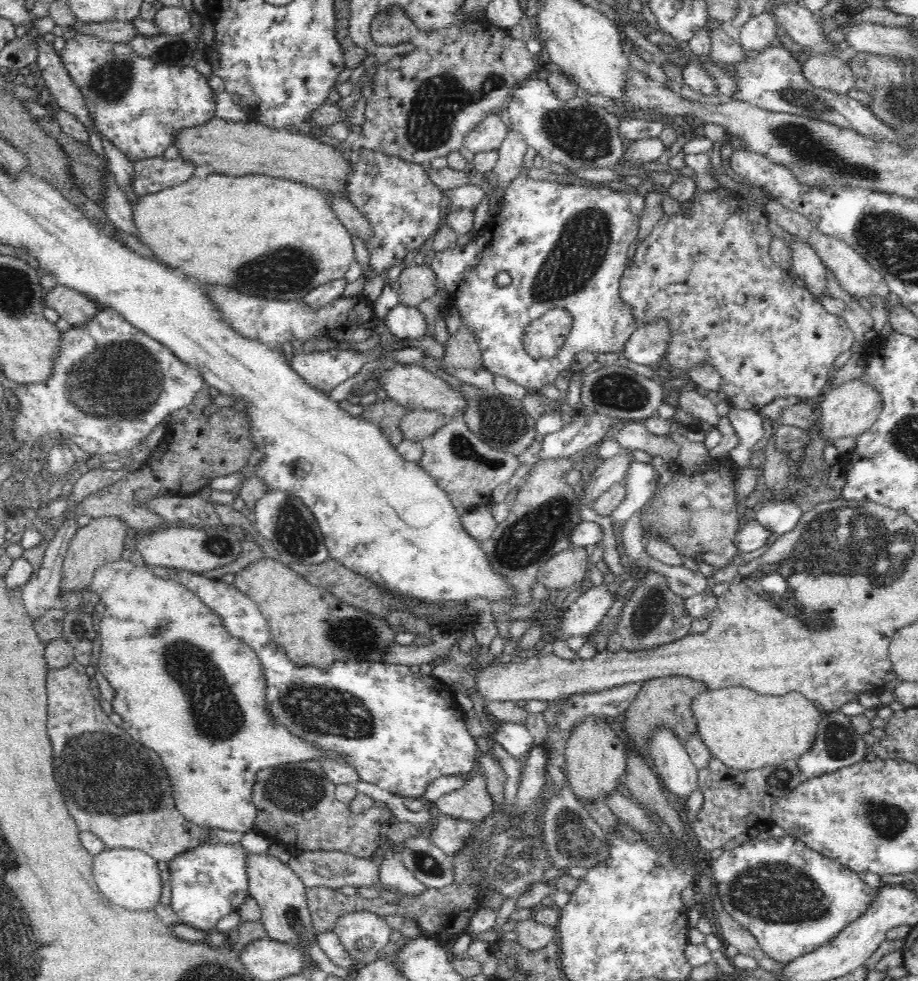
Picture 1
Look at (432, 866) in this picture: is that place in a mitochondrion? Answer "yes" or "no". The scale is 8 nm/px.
yes

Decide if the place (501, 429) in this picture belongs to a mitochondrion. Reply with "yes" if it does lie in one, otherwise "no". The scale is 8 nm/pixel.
yes

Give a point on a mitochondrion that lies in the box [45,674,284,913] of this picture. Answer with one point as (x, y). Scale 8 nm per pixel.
(105, 774)

